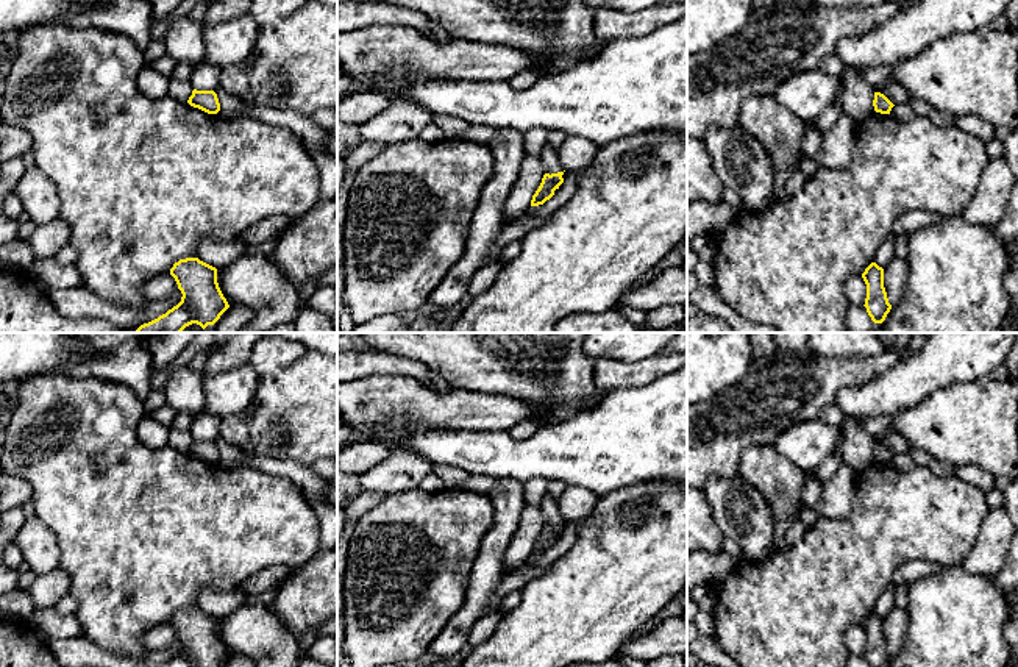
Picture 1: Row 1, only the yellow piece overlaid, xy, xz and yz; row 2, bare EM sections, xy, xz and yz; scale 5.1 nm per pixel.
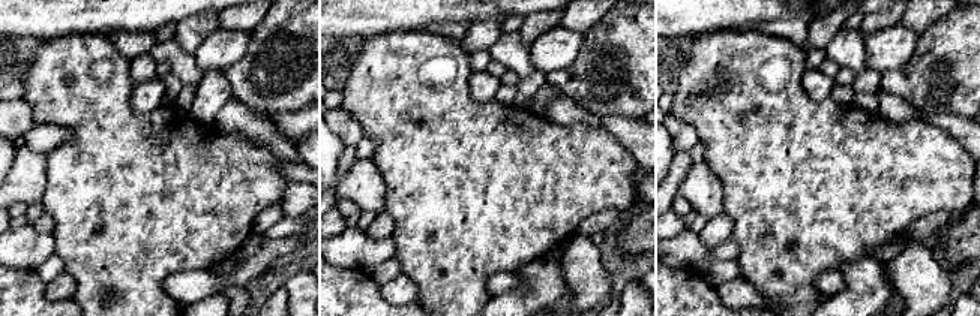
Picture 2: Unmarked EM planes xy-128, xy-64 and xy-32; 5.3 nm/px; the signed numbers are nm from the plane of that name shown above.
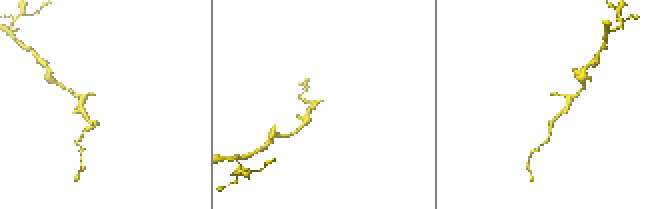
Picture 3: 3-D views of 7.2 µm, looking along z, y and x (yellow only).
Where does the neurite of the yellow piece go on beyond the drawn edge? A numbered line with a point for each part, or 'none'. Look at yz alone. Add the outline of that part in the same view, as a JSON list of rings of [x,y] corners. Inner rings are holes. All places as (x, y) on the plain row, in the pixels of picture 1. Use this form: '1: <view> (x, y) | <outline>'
none

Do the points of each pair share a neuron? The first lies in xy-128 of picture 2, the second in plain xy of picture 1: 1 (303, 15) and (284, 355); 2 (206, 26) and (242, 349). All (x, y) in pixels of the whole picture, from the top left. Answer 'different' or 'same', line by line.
1: different
2: same

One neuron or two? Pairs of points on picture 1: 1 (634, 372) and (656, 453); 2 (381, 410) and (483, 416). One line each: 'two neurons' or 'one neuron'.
1: two neurons
2: one neuron

